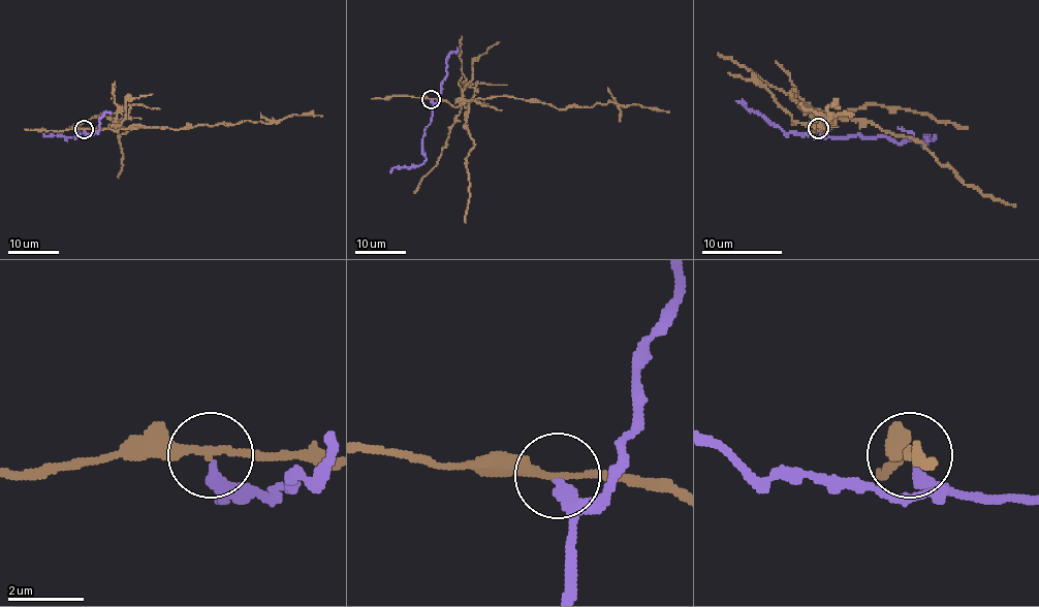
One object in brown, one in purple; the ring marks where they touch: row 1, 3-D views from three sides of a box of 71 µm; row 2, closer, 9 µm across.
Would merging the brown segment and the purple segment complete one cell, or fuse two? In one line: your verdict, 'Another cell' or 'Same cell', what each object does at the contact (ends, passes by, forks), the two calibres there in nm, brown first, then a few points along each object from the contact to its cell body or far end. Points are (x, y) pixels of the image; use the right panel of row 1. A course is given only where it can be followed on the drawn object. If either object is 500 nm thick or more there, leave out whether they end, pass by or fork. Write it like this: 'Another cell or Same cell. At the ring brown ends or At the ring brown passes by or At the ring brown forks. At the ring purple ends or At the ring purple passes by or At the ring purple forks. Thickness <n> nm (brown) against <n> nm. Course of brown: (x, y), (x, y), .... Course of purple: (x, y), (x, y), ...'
Another cell. At the ring brown passes by. At the ring purple ends. Thickness 180 nm (brown) against 320 nm. Course of brown: (818, 129), (831, 129), (814, 127), (833, 123), (829, 115), (823, 119), (829, 104), (840, 108). Course of purple: (820, 129), (829, 136), (889, 136), (898, 142), (936, 134)

